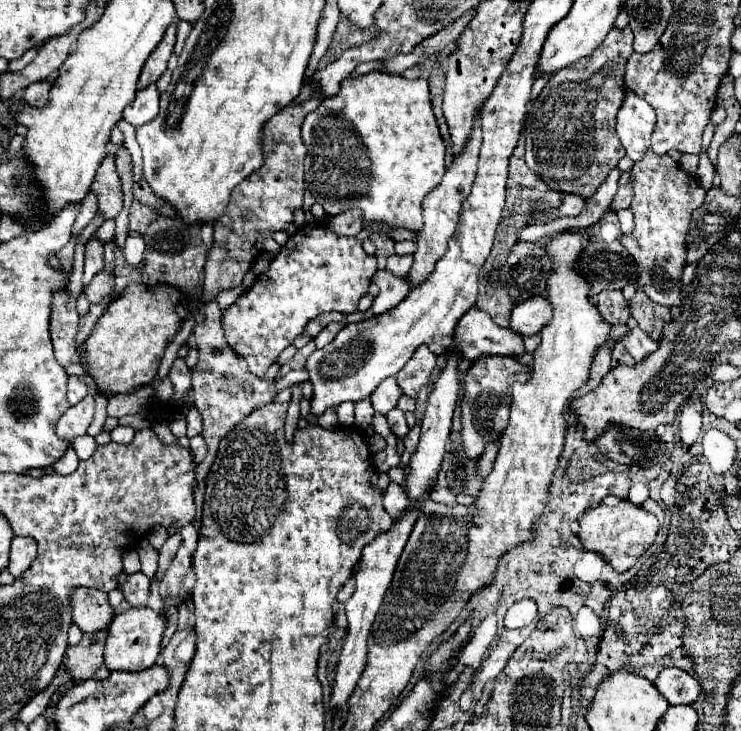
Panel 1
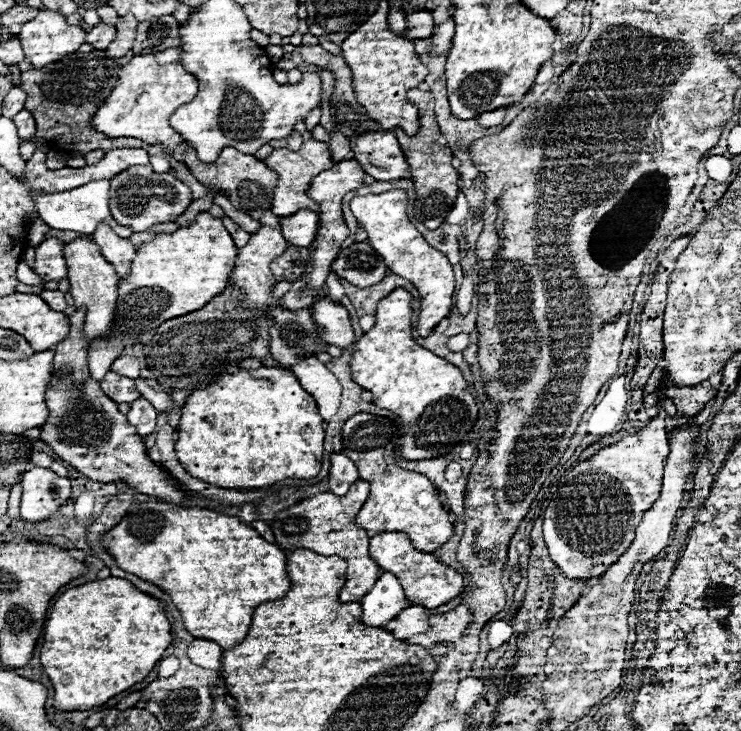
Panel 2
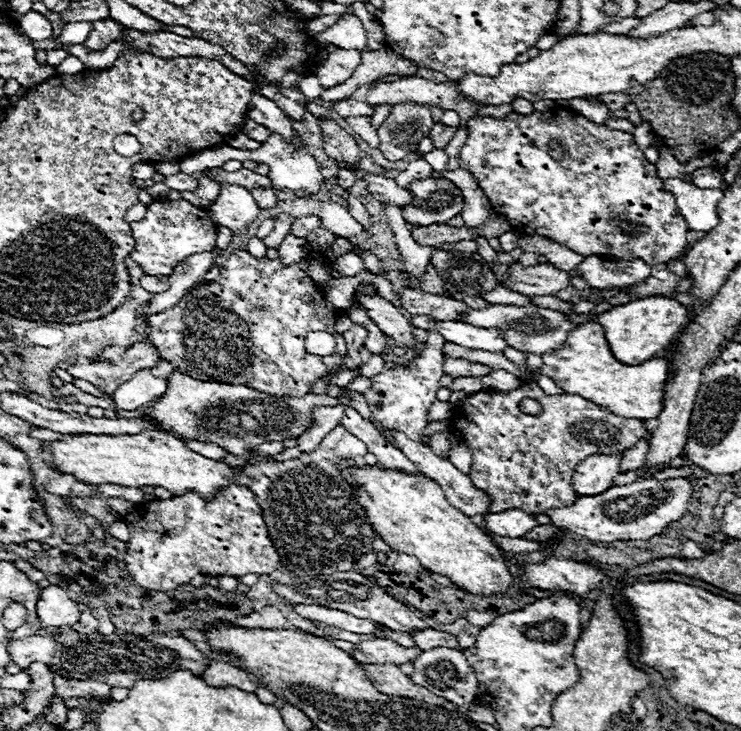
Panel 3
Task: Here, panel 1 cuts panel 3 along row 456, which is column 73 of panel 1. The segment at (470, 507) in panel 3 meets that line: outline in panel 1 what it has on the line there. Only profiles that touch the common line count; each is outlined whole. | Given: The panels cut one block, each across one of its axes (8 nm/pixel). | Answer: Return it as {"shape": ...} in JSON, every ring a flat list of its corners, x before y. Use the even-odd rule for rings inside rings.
{"shape":[[88,394,82,402,68,408,68,412,58,420,58,426,56,426,58,438,70,444,76,436,84,436,92,422,92,414,94,414,94,396]]}

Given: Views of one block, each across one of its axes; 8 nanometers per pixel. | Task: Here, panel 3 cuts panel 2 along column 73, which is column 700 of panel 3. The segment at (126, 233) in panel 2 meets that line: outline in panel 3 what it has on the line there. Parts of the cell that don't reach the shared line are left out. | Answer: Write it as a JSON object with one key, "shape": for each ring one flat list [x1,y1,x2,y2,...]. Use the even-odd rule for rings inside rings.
{"shape":[[666,178,664,188,676,198,678,212,686,218,688,230,708,232,718,226,720,218,716,214,716,206,724,196,722,190,702,190,692,186,692,182,684,182,680,178]]}

